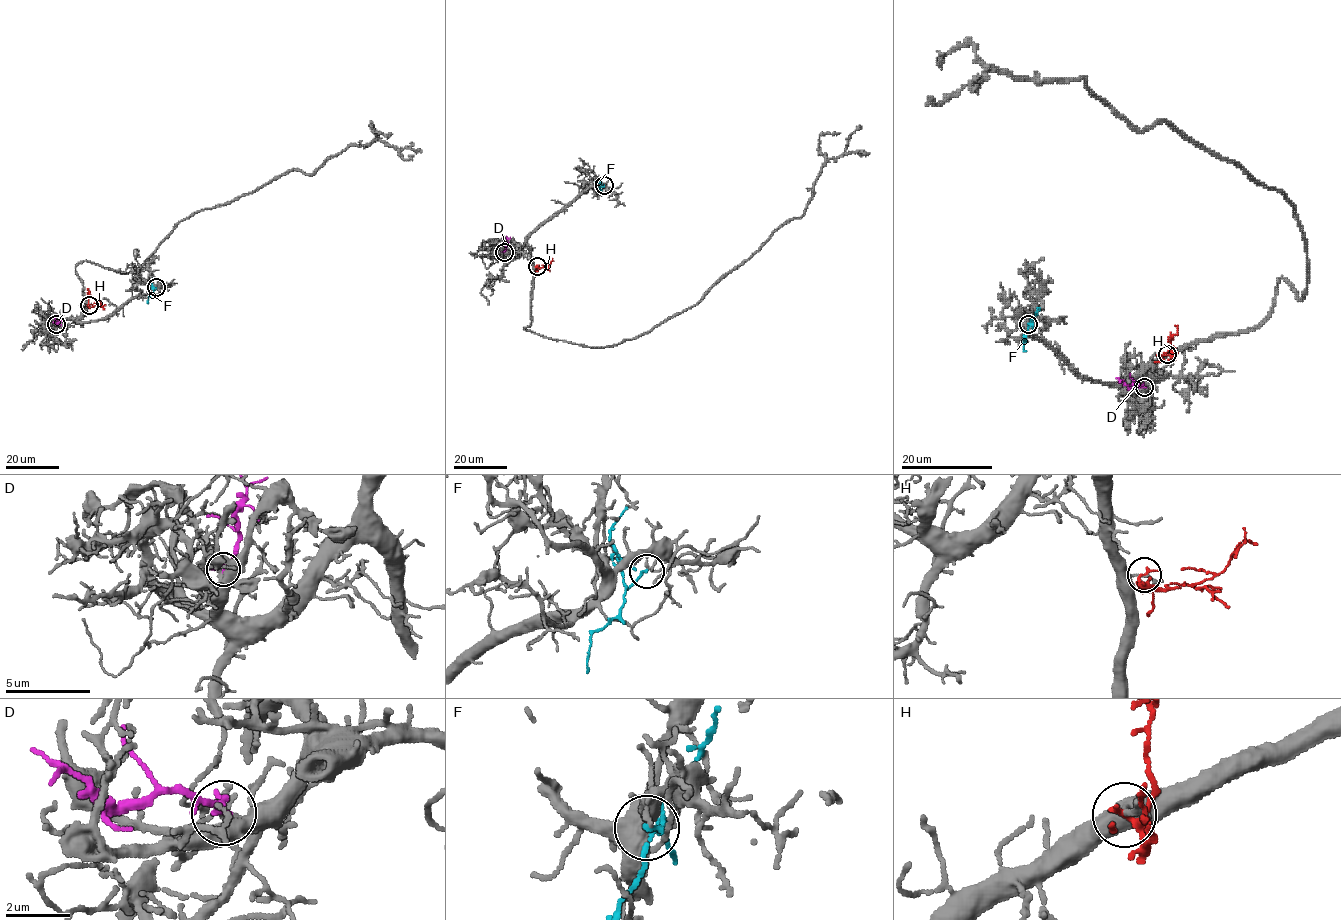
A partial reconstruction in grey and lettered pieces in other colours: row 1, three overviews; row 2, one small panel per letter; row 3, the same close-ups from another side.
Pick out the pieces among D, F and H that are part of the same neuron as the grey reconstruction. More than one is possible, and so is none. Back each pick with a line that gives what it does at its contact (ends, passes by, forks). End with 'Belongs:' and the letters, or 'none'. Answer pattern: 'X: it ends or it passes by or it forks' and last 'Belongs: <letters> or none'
D: it passes by
Belongs: D

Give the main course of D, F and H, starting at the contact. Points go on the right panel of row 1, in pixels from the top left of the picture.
D: (1144, 386), (1127, 385), (1117, 377)
F: (1028, 324), (1030, 323), (1025, 335), (1025, 351)
H: (1168, 353), (1171, 357), (1170, 353), (1163, 355), (1155, 361)

